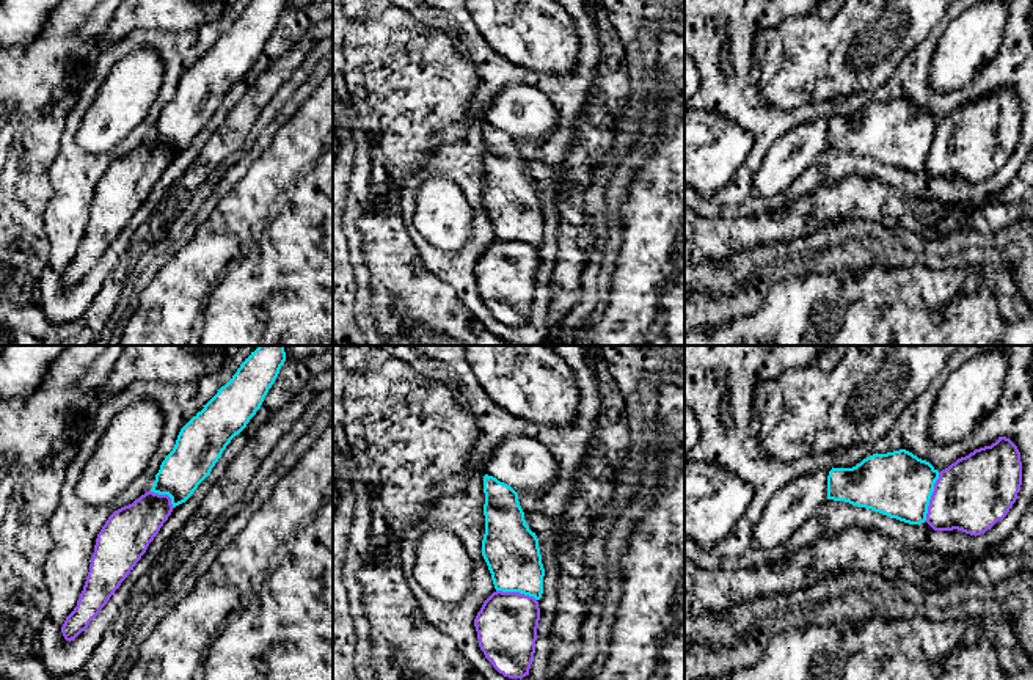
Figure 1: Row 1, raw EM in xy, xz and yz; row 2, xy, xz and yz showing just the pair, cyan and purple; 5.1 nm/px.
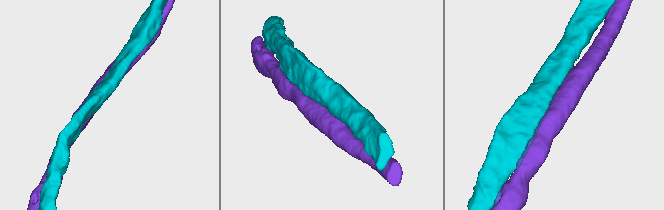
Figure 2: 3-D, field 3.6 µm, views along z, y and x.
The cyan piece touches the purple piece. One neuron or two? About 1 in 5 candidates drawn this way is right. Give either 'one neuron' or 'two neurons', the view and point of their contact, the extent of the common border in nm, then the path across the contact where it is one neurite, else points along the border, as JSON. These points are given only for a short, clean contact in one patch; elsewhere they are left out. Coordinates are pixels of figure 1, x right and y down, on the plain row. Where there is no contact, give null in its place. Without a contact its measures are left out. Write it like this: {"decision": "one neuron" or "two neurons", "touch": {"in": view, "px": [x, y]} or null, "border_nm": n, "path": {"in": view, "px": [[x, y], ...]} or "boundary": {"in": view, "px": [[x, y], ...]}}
{"decision": "two neurons", "touch": {"in": "yz", "px": [930, 145]}, "border_nm": 260}

